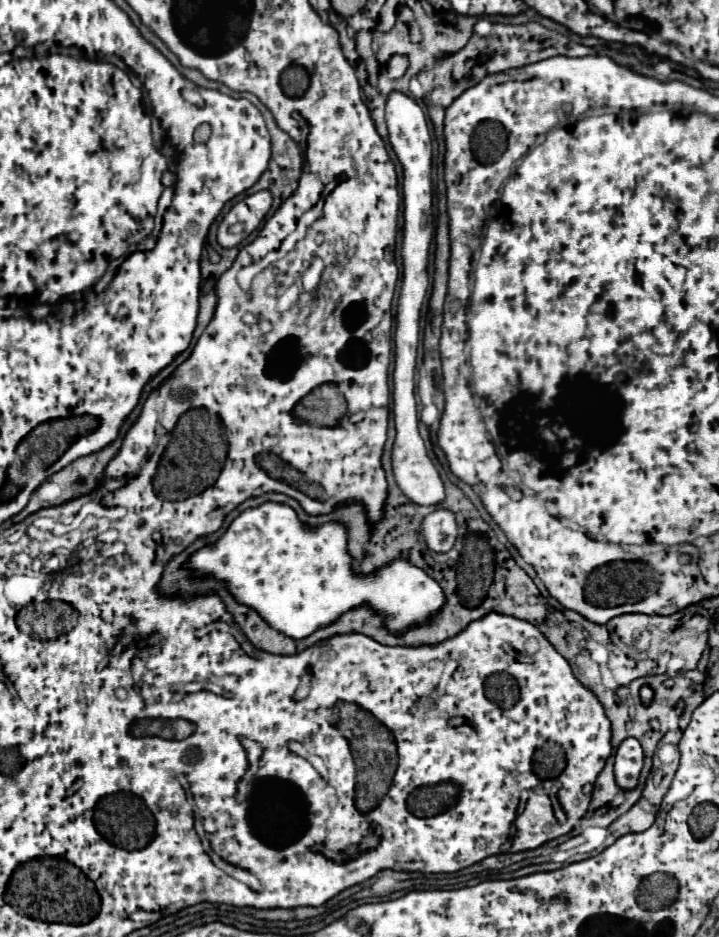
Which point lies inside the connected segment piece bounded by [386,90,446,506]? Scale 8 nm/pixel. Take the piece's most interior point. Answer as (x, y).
(409, 137)

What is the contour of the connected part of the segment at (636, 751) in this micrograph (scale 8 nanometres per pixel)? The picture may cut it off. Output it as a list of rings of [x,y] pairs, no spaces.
[[[626,738],[616,750],[614,774],[620,790],[634,790],[638,786],[638,778],[644,766],[644,752],[636,738]]]

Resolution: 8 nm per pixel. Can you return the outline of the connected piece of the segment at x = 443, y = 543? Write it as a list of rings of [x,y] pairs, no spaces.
[[[436,510],[424,518],[422,534],[430,550],[448,552],[458,536],[454,514],[448,510]]]

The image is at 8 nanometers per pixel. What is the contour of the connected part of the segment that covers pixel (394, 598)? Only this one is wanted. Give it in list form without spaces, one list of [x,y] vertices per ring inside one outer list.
[[[266,502],[266,504],[258,506],[258,508],[250,508],[250,510],[242,512],[242,514],[228,526],[226,534],[224,534],[214,546],[208,546],[208,548],[202,548],[200,552],[196,552],[196,554],[188,560],[186,566],[192,568],[194,574],[212,574],[212,576],[224,580],[224,582],[228,584],[230,592],[234,594],[234,598],[236,598],[240,604],[246,604],[246,606],[254,608],[266,622],[268,622],[268,616],[270,616],[270,618],[284,618],[284,634],[312,634],[316,628],[328,626],[328,624],[334,622],[342,612],[346,612],[346,610],[350,610],[350,608],[354,608],[354,606],[360,606],[362,602],[370,604],[374,610],[378,610],[378,612],[384,614],[384,618],[386,618],[384,624],[386,624],[386,628],[388,628],[390,632],[404,632],[404,630],[410,628],[412,624],[416,624],[416,622],[420,624],[420,622],[424,622],[426,618],[434,616],[434,614],[444,606],[444,600],[446,600],[446,598],[444,598],[444,592],[442,592],[442,588],[438,586],[438,582],[432,580],[424,570],[412,566],[412,564],[406,562],[406,560],[396,560],[396,562],[392,562],[390,566],[384,566],[382,570],[378,570],[378,572],[372,574],[372,576],[356,576],[356,574],[352,572],[352,568],[350,568],[350,562],[352,562],[352,560],[350,560],[350,554],[346,552],[346,528],[344,528],[342,524],[330,522],[330,524],[324,524],[324,526],[320,526],[320,528],[316,528],[316,530],[308,530],[308,528],[298,520],[298,516],[296,516],[296,512],[294,512],[292,508],[288,508],[288,506],[284,506],[284,504]]]

